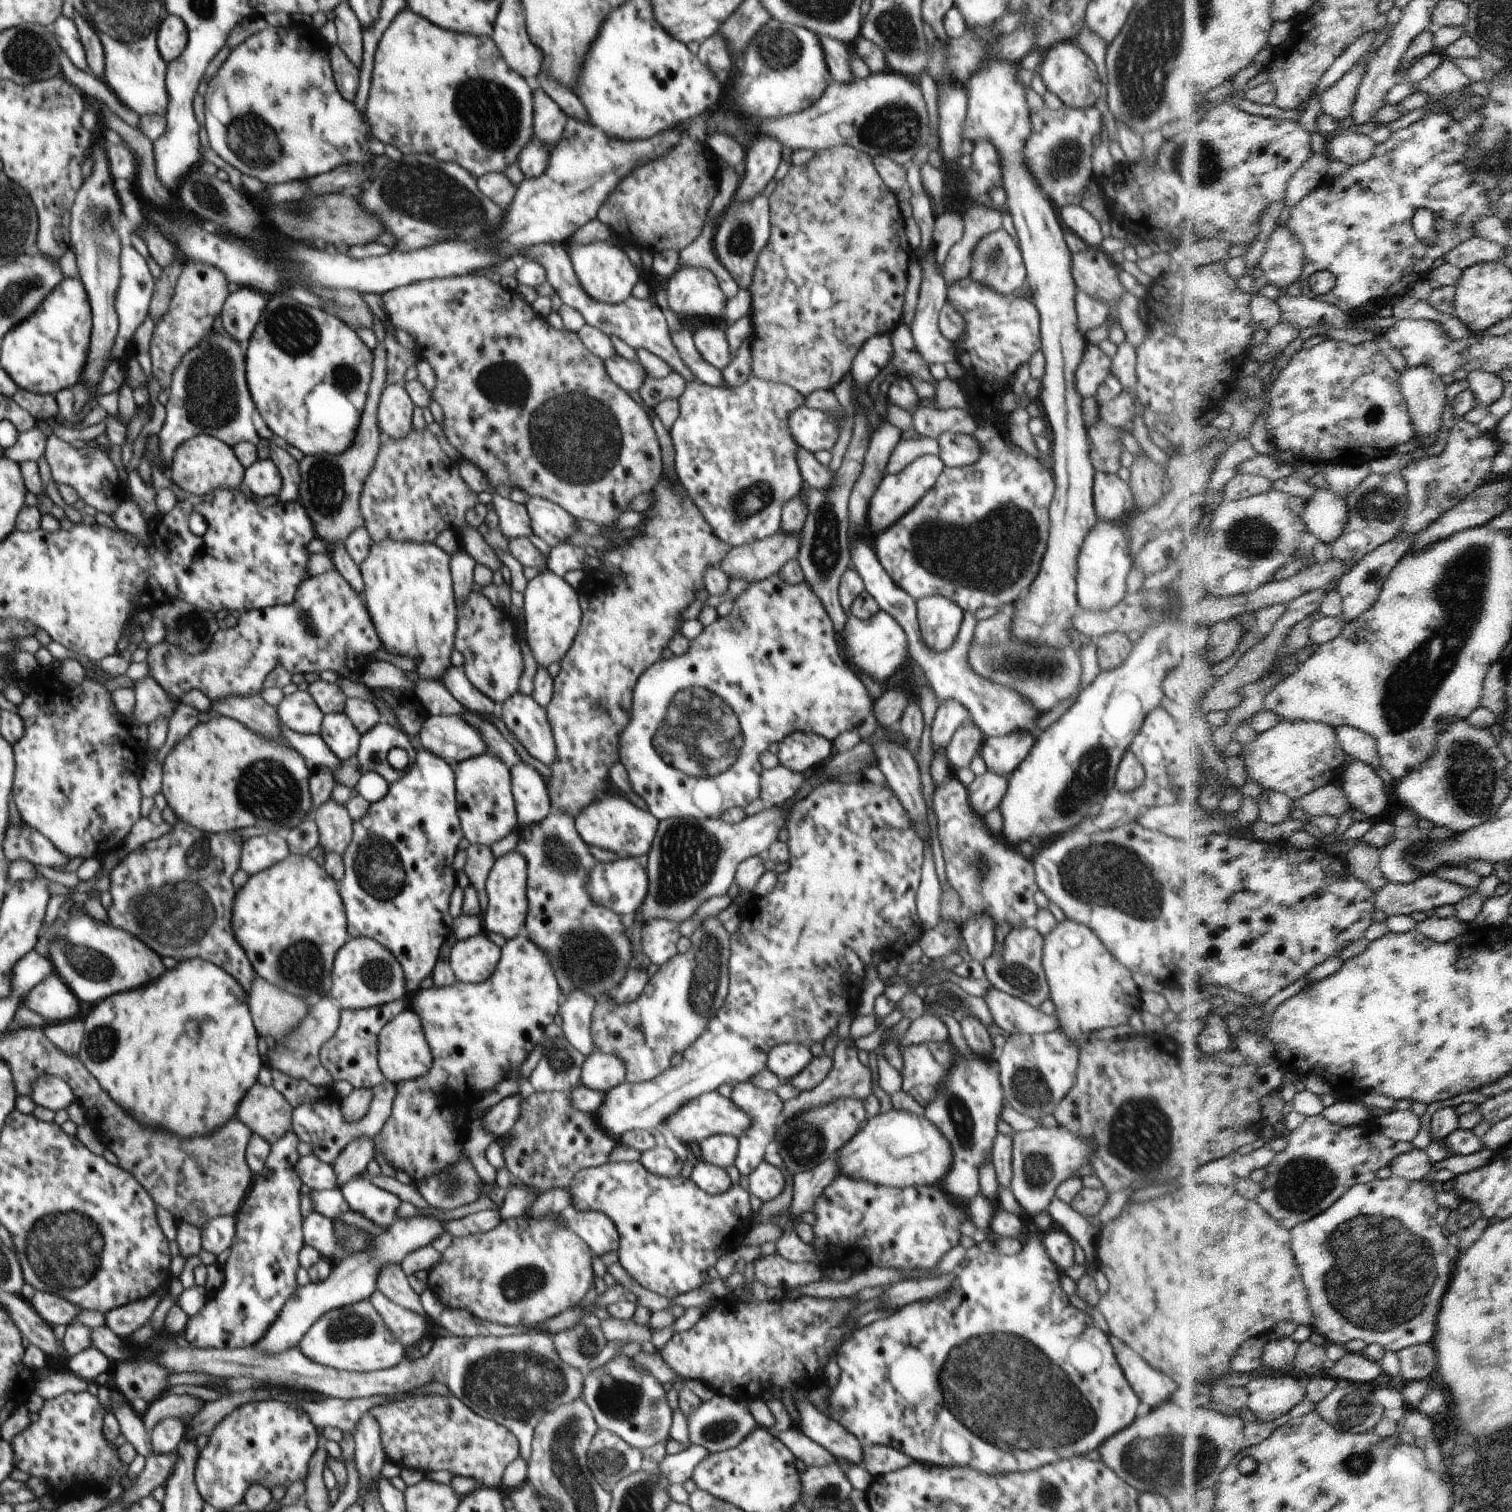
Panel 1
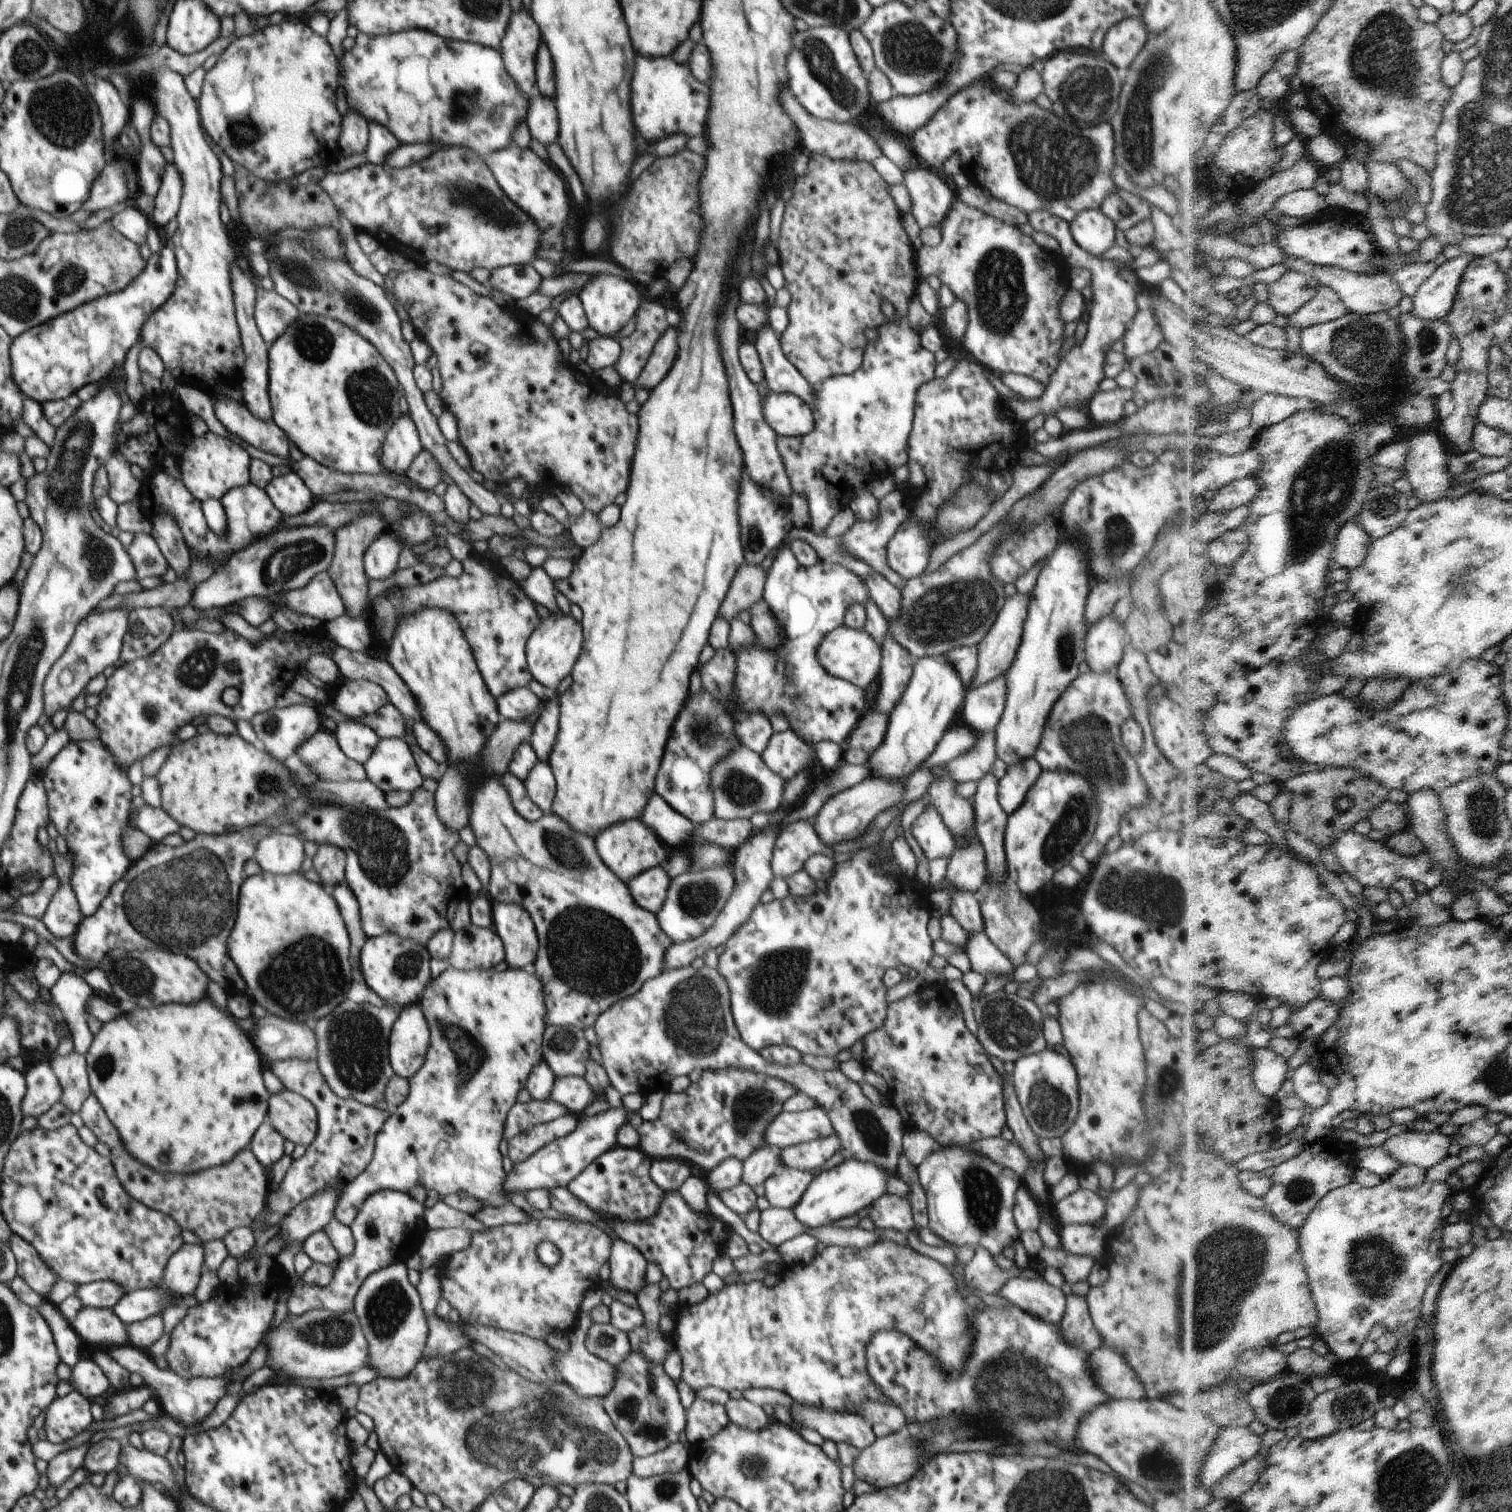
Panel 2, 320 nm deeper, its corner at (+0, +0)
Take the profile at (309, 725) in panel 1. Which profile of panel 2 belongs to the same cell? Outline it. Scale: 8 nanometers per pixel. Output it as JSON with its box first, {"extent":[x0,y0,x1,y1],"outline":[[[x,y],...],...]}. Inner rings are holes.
{"extent":[250,704,323,762],"outline":[[[293,704],[288,707],[274,707],[270,711],[255,714],[250,720],[250,724],[256,732],[259,745],[276,760],[283,762],[288,757],[292,759],[297,748],[312,738],[322,726],[321,710],[323,708],[312,707],[306,704]]]}

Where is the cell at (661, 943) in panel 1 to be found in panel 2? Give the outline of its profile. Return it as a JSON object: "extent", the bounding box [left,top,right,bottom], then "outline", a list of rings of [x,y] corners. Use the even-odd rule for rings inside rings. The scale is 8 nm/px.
{"extent":[655,865,735,944],"outline":[[[732,865],[698,867],[676,876],[671,880],[662,908],[655,914],[660,928],[672,939],[673,944],[700,937],[714,924],[734,888],[735,875]]]}

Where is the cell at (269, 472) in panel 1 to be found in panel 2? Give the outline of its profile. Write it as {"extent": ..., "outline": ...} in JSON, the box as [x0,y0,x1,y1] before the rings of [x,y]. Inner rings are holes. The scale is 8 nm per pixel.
{"extent":[264,472,316,517],"outline":[[[295,472],[274,477],[264,490],[284,517],[303,515],[314,506],[316,500],[312,491]]]}

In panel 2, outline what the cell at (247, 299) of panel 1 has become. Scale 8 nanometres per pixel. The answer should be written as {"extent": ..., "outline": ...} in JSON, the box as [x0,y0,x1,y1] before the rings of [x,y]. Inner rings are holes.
{"extent":[254,288,301,345],"outline":[[[257,288],[254,318],[266,344],[271,345],[301,315],[292,301],[276,291]]]}

